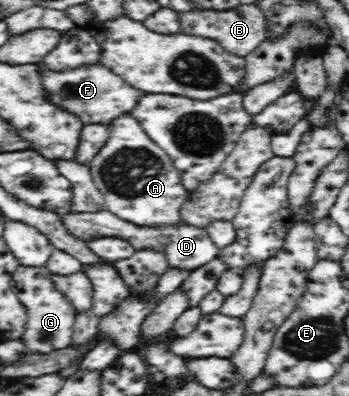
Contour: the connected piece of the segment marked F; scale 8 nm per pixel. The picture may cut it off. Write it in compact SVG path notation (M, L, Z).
M43 62L38 63L42 70L42 89L48 99L62 110L75 114L85 125L109 124L123 114L130 113L137 105L138 99L146 93L122 81L122 78L108 70L104 65L82 65L64 72L48 69Z

